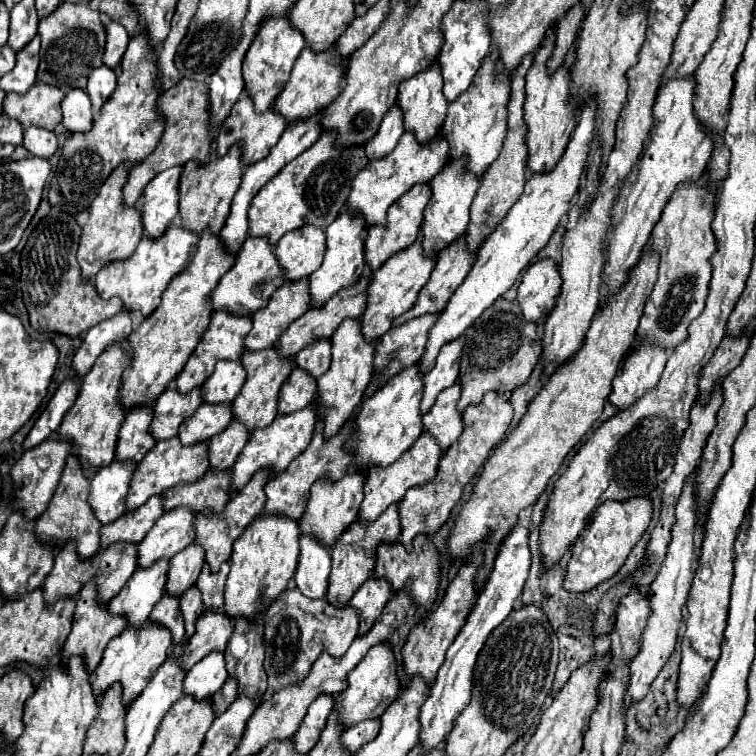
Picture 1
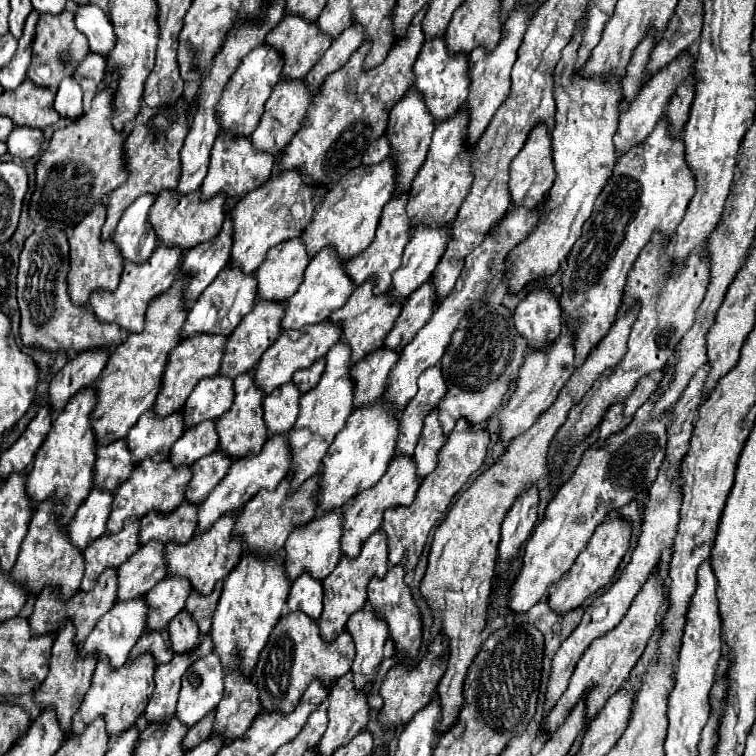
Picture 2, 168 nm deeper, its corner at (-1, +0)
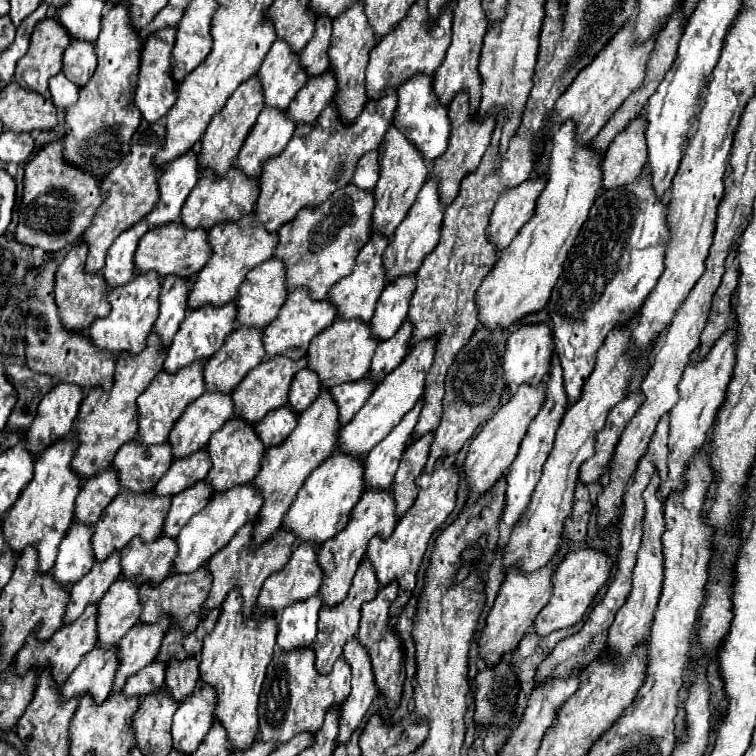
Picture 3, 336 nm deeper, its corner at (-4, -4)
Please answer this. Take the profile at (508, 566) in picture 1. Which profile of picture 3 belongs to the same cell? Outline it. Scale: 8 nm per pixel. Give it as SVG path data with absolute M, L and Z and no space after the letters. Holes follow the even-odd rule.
M552 360L552 368L550 368L550 378L548 378L548 390L546 390L546 402L544 408L540 410L540 414L532 420L528 434L524 436L522 444L520 444L520 452L516 456L516 460L510 466L508 472L508 490L506 490L506 508L502 514L502 520L506 526L516 526L516 522L520 522L520 514L524 514L524 506L528 506L528 498L532 498L532 490L536 488L536 482L540 480L542 474L542 466L548 458L548 454L552 452L552 444L556 438L556 430L560 428L560 422L566 414L568 408L568 396L564 394L564 378L562 378L562 368L558 364L558 360Z

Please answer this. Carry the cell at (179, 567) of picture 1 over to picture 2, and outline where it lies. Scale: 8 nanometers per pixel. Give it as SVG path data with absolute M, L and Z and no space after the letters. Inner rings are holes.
M163 578L147 596L147 630L159 632L169 626L169 622L183 610L187 596L191 594L189 586L181 578Z

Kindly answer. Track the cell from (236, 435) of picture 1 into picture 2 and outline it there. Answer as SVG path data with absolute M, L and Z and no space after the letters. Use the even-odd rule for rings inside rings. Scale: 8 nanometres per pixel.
M215 450L211 456L201 458L201 462L195 462L191 466L193 478L187 484L185 502L189 504L203 502L209 496L209 492L223 480L229 466L231 466L229 458L221 458L219 450Z

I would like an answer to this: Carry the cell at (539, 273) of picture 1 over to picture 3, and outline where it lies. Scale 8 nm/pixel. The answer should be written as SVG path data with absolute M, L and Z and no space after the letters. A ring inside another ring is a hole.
M526 324L514 330L504 354L504 378L510 392L516 392L522 382L542 382L548 374L552 352L554 342L550 324Z

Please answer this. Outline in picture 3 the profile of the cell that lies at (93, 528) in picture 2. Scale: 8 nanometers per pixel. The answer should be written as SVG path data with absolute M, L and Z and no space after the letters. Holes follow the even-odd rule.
M76 522L70 526L68 534L64 536L64 542L60 544L60 552L52 568L54 578L64 586L72 586L92 568L92 564L92 526Z

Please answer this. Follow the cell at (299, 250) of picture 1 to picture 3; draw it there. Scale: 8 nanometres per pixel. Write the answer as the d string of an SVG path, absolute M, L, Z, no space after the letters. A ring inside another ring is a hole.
M270 258L264 264L256 266L248 272L246 280L240 286L238 292L238 324L242 326L268 326L272 318L280 312L280 306L284 306L288 298L288 284L286 284L286 266L280 258Z

